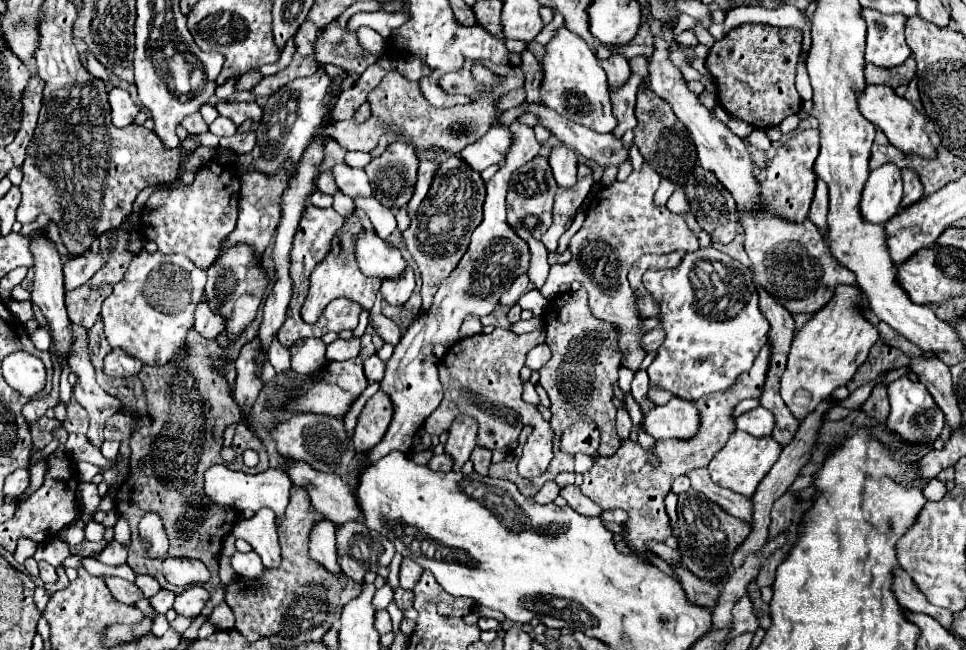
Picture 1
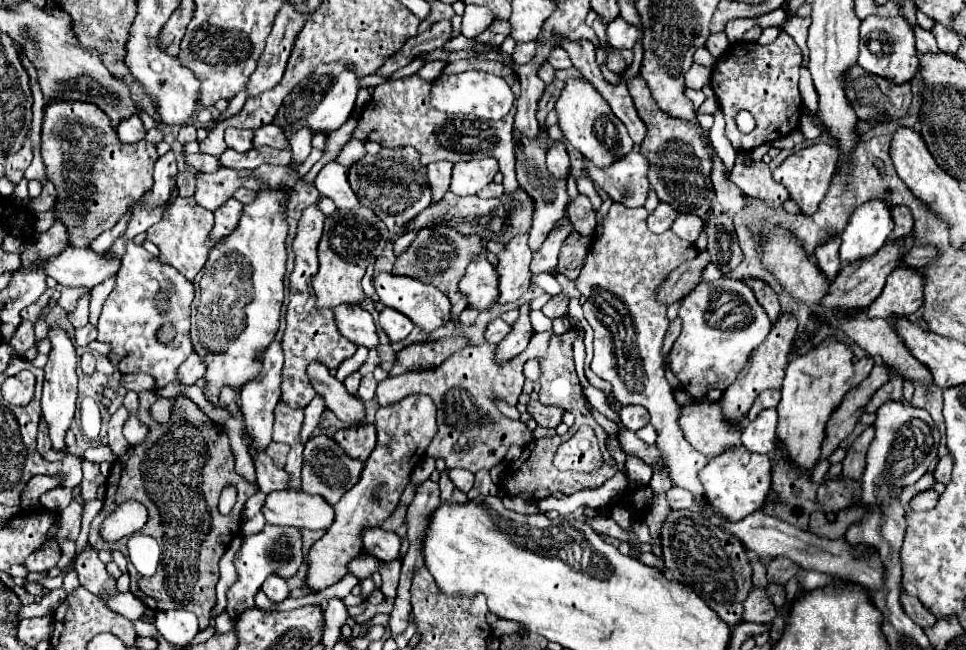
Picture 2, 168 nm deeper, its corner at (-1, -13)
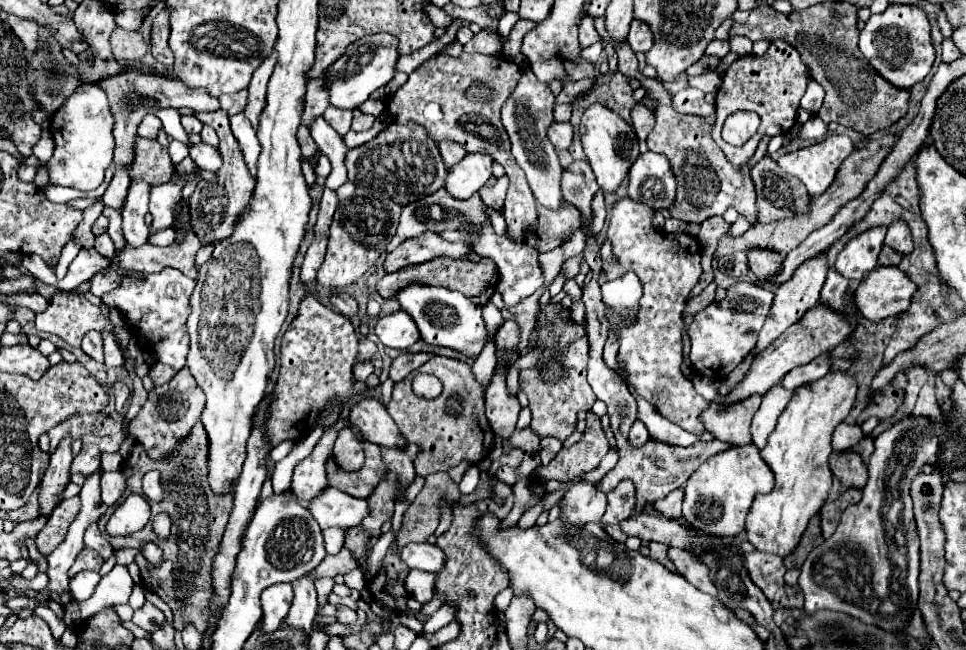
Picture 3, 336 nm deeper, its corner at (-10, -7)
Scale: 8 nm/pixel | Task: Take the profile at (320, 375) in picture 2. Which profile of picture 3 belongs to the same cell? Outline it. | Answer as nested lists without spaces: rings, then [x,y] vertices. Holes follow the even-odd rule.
[[[365,397],[361,403],[357,403],[351,409],[349,421],[365,435],[367,441],[379,447],[407,447],[407,441],[403,435],[399,435],[395,421],[377,399]]]

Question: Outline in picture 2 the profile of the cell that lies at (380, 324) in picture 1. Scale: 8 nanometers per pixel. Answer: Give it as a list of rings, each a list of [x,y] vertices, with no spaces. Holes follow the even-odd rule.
[[[340,305],[334,309],[336,325],[340,333],[356,345],[364,345],[368,349],[378,347],[378,333],[372,315],[358,305]]]

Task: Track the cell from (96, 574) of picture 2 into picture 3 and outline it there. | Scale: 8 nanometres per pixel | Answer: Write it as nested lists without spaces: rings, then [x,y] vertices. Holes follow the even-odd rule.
[[[91,523],[91,527],[87,527],[87,531],[85,531],[85,545],[87,547],[91,547],[91,549],[95,549],[103,559],[107,559],[111,553],[113,553],[113,547],[111,547],[111,543],[99,533],[99,529],[97,529],[97,523]]]

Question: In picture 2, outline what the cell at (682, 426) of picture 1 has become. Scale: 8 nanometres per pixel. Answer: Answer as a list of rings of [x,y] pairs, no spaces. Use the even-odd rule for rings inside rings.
[[[718,403],[684,405],[678,425],[684,431],[686,441],[708,457],[720,455],[728,447],[740,445],[742,427],[724,421]]]

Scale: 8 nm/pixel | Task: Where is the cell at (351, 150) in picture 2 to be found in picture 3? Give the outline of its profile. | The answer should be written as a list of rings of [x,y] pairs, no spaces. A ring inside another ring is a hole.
[[[355,109],[353,111],[353,125],[351,125],[351,129],[353,131],[365,131],[365,129],[369,129],[373,125],[373,121],[375,121],[373,115],[363,115],[359,109]]]

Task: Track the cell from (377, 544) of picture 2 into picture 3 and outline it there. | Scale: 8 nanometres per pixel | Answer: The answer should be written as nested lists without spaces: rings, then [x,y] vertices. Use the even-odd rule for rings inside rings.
[[[409,543],[403,549],[403,561],[413,569],[433,571],[433,573],[439,573],[445,567],[443,551],[439,551],[439,547],[431,543]]]

